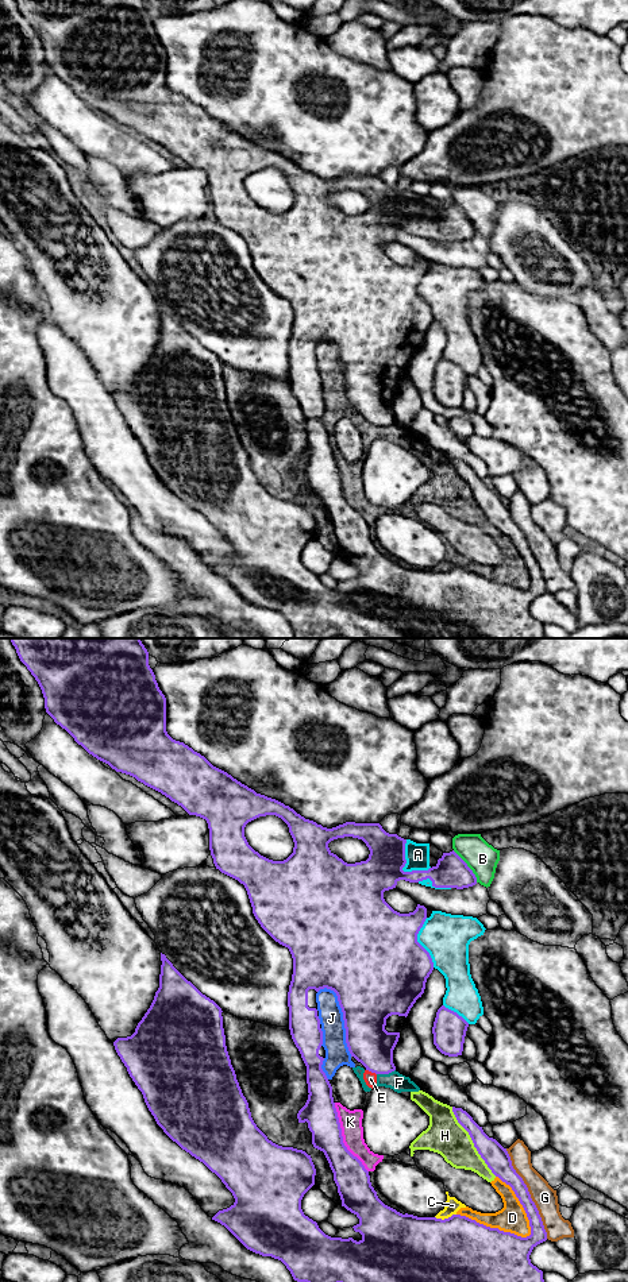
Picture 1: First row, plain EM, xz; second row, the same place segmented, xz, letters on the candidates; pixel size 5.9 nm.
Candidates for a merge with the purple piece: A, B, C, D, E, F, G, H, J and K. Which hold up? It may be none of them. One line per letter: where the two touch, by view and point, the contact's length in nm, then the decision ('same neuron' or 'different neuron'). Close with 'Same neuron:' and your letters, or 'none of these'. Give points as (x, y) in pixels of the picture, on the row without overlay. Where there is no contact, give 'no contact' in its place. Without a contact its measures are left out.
A: xz (404, 217) | 240 nm | same neuron
B: xz (467, 219) | 240 nm | different neuron
C: xz (445, 571) | 130 nm | different neuron
D: xz (494, 580) | 460 nm | different neuron
E: xz (372, 424) | 70 nm | different neuron
F: xz (385, 425) | 120 nm | different neuron
G: xz (528, 545) | 600 nm | different neuron
H: xz (473, 494) | 500 nm | different neuron
J: xz (343, 370) | 440 nm | different neuron
K: xz (342, 490) | 460 nm | different neuron
Same neuron: A

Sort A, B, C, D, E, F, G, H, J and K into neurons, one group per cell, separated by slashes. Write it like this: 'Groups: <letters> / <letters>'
Groups: A / B / C D E F H J K / G

